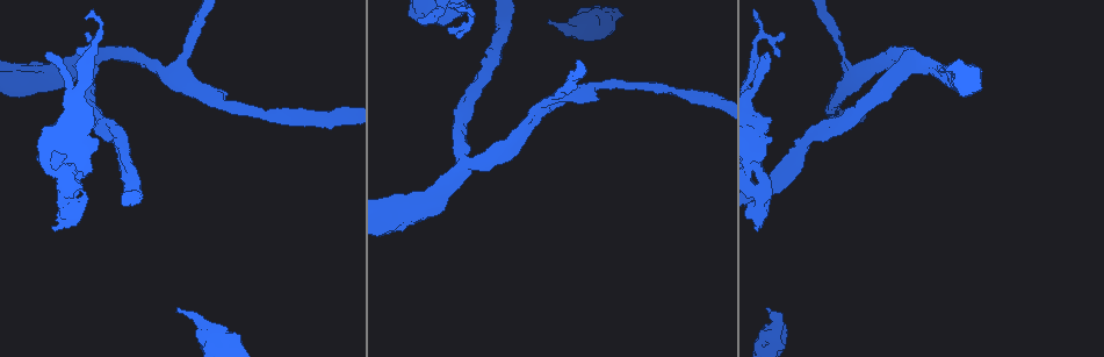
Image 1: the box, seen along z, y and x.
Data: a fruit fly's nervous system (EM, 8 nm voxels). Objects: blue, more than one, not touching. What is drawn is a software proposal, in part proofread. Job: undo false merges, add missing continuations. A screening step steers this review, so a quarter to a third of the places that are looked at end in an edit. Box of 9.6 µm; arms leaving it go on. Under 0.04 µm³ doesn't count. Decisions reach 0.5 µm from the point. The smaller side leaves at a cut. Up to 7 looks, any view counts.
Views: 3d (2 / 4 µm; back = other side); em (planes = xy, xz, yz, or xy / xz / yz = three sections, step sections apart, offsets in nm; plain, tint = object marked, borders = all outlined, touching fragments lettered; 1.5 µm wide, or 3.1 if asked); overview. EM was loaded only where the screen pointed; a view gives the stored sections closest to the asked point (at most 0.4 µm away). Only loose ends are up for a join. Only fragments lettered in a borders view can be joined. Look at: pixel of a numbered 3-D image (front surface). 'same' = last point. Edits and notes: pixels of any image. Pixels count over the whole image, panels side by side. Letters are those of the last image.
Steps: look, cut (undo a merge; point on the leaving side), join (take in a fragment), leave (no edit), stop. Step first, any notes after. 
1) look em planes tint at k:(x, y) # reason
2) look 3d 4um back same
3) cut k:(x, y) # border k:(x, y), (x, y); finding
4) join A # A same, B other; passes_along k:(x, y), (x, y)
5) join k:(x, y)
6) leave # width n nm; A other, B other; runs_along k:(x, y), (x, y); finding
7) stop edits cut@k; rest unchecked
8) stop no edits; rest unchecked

look em planes borders at 1:(44, 56) # an open end

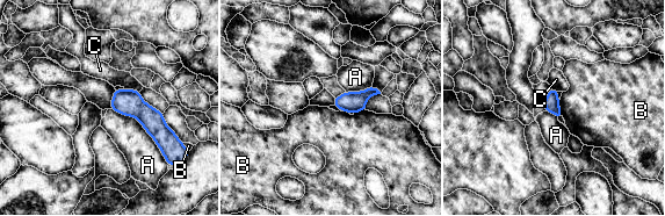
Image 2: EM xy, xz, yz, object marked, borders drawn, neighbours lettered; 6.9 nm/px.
leave # A other, B other, C other; no lettered fragment goes on from it

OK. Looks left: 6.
look em planes borders at 1:(56, 165) # calibre changes

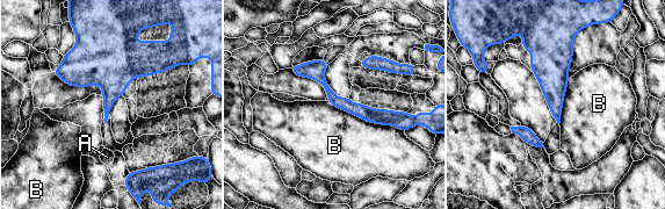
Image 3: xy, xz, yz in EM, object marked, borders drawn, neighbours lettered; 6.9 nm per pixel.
leave # A other, B other; runs_along 3:(295, 69), (310, 70), (352, 108), (413, 120); continuous, no second cell

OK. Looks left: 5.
look 3d 4um at 1:(181, 311) # an open end

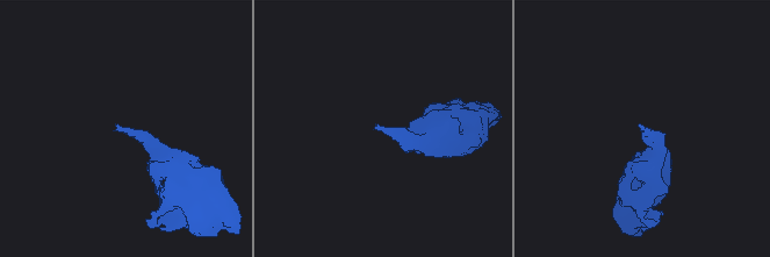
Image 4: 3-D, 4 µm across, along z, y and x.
look em planes borders at 4:(116, 129) # now the EM

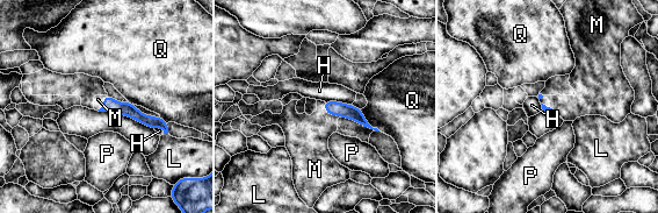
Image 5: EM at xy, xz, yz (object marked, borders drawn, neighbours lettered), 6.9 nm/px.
join M # H other, L other, M same, P other, Q other; passes_along 5:(341, 109), (327, 113), (306, 136); the cell continues

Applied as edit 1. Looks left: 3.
stop edits join@5; rest unchecked

